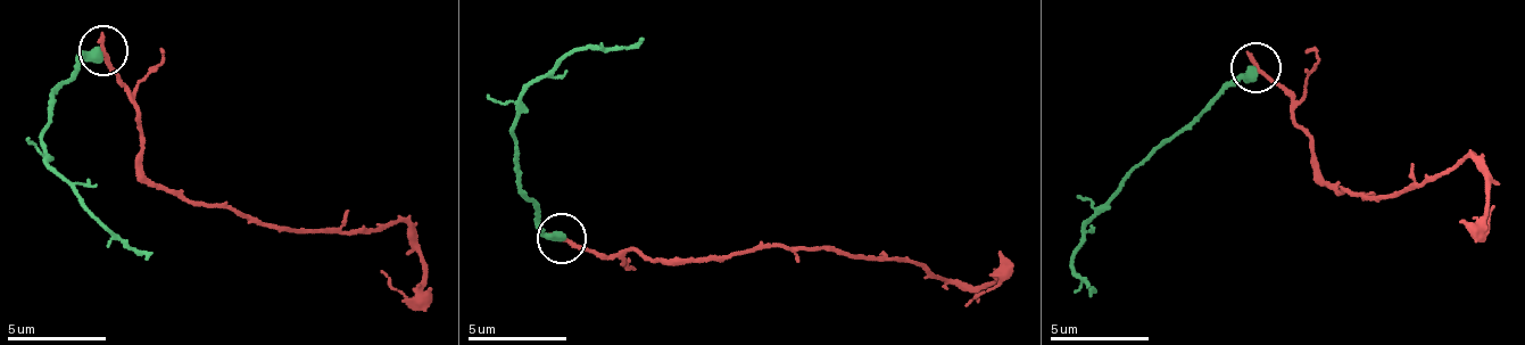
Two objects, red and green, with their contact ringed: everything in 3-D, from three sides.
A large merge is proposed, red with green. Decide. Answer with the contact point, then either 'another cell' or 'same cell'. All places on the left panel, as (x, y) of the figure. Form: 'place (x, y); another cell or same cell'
place (102, 50); another cell

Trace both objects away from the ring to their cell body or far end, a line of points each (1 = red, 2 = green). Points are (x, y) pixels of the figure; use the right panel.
1: (1257, 68), (1290, 99), (1318, 180), (1378, 198), (1468, 158), (1488, 186), (1486, 227), (1493, 206)
2: (1254, 70), (1244, 72), (1210, 98), (1196, 120), (1130, 171), (1097, 215), (1072, 259), (1091, 287)

